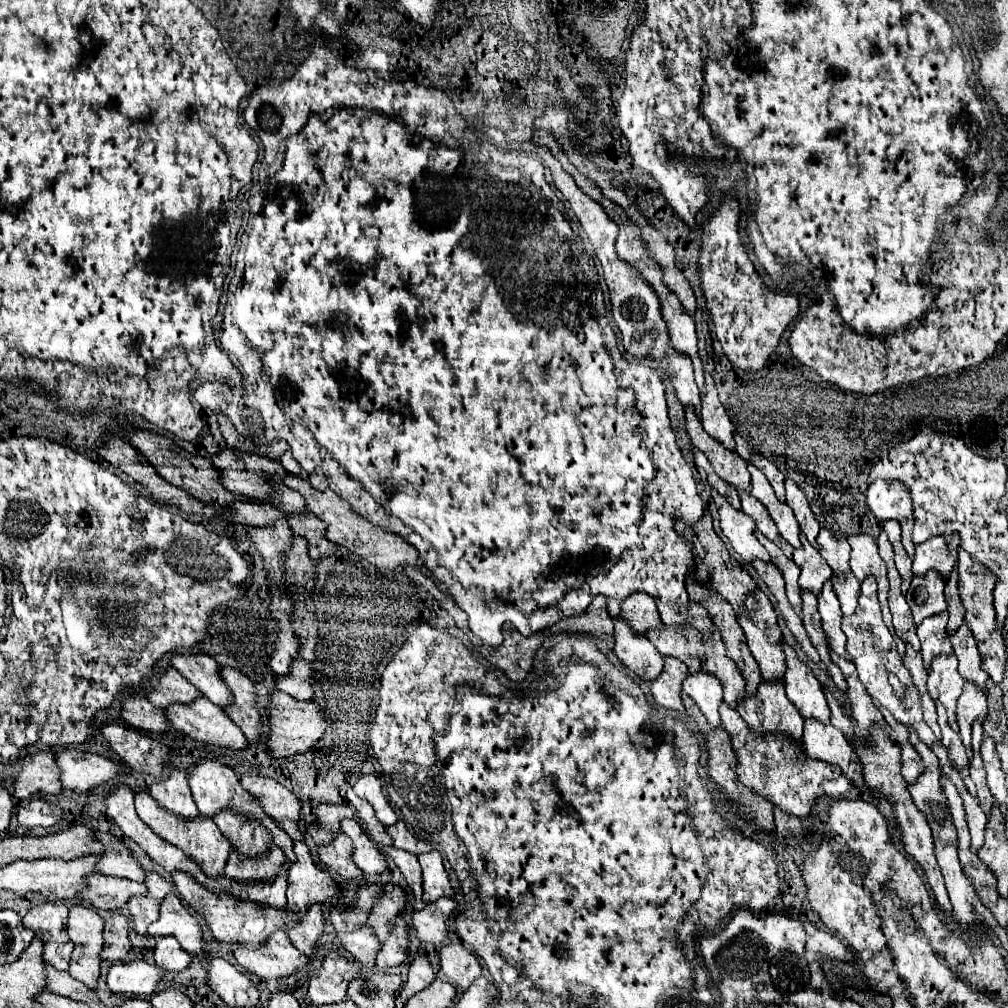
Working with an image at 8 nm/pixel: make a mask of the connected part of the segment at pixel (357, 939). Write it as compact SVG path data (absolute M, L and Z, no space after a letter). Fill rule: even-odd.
M356 926L354 930L338 932L338 938L340 938L342 946L358 962L362 962L366 968L374 968L374 956L376 956L376 950L378 950L380 942L374 938L374 934L370 932L370 928Z

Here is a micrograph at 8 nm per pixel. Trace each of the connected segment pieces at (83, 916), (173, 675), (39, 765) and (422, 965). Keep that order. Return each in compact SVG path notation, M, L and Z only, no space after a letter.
M72 906L68 916L68 936L74 942L74 952L70 960L70 974L84 976L88 988L96 988L100 976L100 952L104 946L102 940L104 920L94 908Z
M166 668L160 674L158 684L146 694L146 698L158 708L166 708L170 704L188 704L198 696L202 694L174 668Z
M36 752L22 758L22 776L14 782L14 794L18 798L28 798L32 794L58 794L60 790L60 772L52 752Z
M416 956L408 968L408 980L404 982L402 990L400 990L400 998L402 1002L406 1002L408 998L412 998L416 992L420 992L422 988L426 988L432 980L434 980L434 970L430 966L430 962L424 956Z

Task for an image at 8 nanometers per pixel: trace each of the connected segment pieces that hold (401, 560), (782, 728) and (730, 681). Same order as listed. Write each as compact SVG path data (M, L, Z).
M276 474L276 476L270 476L272 482L282 482L286 484L288 488L300 492L306 500L306 506L312 514L316 514L324 524L326 524L326 538L354 554L358 554L360 558L368 560L370 564L376 564L378 568L390 568L390 570L400 570L402 564L412 564L412 566L418 566L422 568L420 560L418 560L418 552L414 546L410 546L406 540L402 540L400 536L396 536L394 532L390 530L384 530L384 528L372 528L370 522L364 522L360 516L356 516L352 510L350 510L350 504L346 504L344 500L340 500L334 492L318 492L314 490L306 480L298 478L298 476L292 476L292 474Z
M762 680L756 694L746 694L744 700L738 700L738 712L750 724L750 730L760 730L762 726L766 734L790 734L796 742L802 738L804 718L798 708L786 698L782 680Z
M712 626L708 632L702 634L702 646L704 646L704 668L722 682L726 704L736 708L736 700L744 696L746 680L742 678L742 672L738 670L734 660L726 656L726 646L722 644L722 636L716 626Z

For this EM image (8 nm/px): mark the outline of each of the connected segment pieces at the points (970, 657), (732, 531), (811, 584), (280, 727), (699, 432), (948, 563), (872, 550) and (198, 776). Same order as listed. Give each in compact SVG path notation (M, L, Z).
M966 622L950 632L950 642L954 646L954 654L958 658L958 672L964 676L964 680L970 680L974 684L978 684L978 688L986 688L986 672L982 670L982 656L978 652L978 644L970 632L970 628L966 626Z
M714 492L714 502L716 502L718 514L720 514L720 528L722 528L724 536L730 540L738 558L748 564L752 564L754 558L770 562L768 552L754 536L754 520L750 520L750 516L746 516L742 510L736 510L732 504L728 504L716 492Z
M800 536L800 542L802 542L802 546L796 548L792 554L792 560L802 570L798 584L802 590L810 590L810 592L818 594L822 590L822 584L826 580L830 580L832 568L826 564L826 560L822 560L818 550L808 544L806 536Z
M280 690L272 692L270 702L272 702L272 706L268 706L264 710L268 716L268 722L270 722L270 736L268 736L268 754L270 756L286 758L286 756L292 756L298 752L306 752L324 736L326 722L320 716L320 710L314 702L300 702Z
M686 406L684 412L686 412L686 430L692 438L692 444L698 450L706 452L716 474L734 488L750 492L750 474L746 470L746 462L738 456L738 452L724 448L718 440L714 440L708 432L704 432L694 406Z
M934 536L916 546L914 554L914 574L924 576L928 570L938 570L940 576L948 578L956 564L956 542L948 546L946 536Z
M856 534L856 536L848 536L848 542L852 546L850 568L852 568L854 576L858 580L864 580L868 574L876 576L878 598L880 598L880 606L882 606L882 614L884 614L884 624L894 634L892 616L890 616L890 610L888 610L888 570L886 570L884 560L878 554L876 538L868 536L868 534Z
M202 758L202 760L198 760L196 764L192 764L192 766L188 768L188 784L190 784L190 788L192 788L192 796L194 796L196 806L198 806L198 810L200 810L202 816L214 816L214 812L218 812L218 810L222 810L222 808L234 808L234 810L238 810L238 812L242 812L242 814L254 816L256 820L260 820L260 822L268 828L268 832L270 832L272 838L274 838L274 844L278 844L278 846L284 850L286 858L292 860L292 862L296 860L296 854L294 854L294 850L292 850L292 842L294 842L294 840L290 840L290 836L286 834L286 830L284 830L276 820L272 820L272 818L264 812L264 808L262 808L262 804L258 802L258 798L252 796L250 792L246 792L246 790L242 788L240 778L234 774L234 770L232 770L230 766L226 766L226 764L218 762L218 760L214 760L214 758Z

